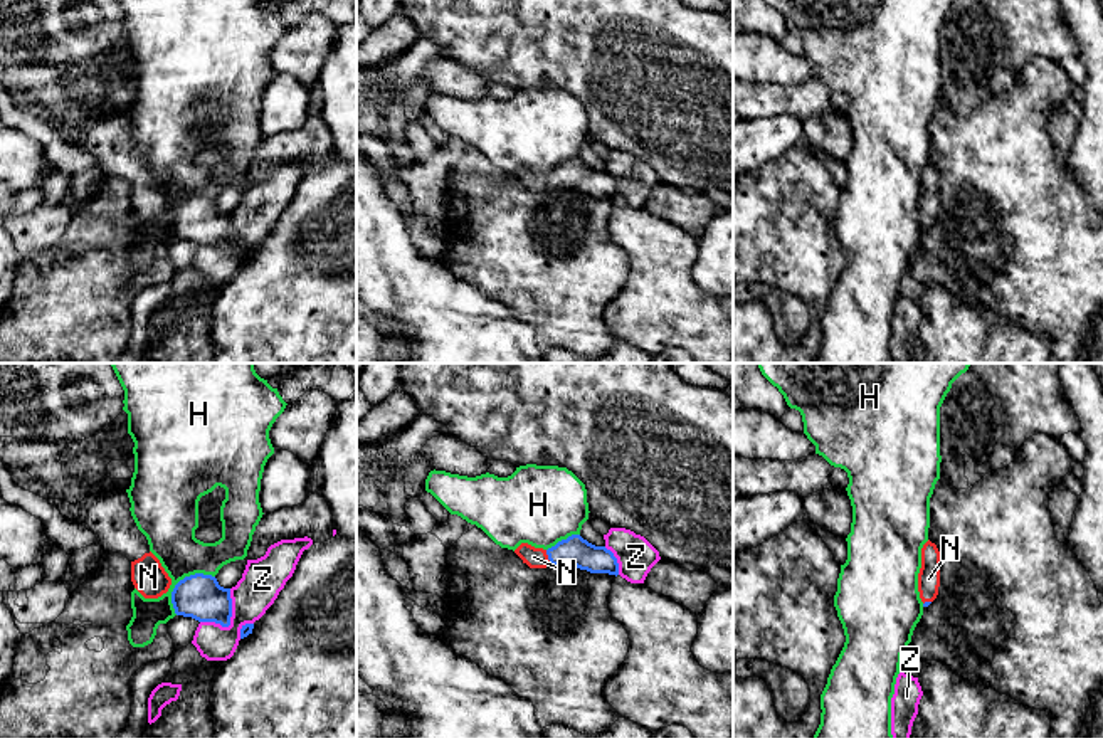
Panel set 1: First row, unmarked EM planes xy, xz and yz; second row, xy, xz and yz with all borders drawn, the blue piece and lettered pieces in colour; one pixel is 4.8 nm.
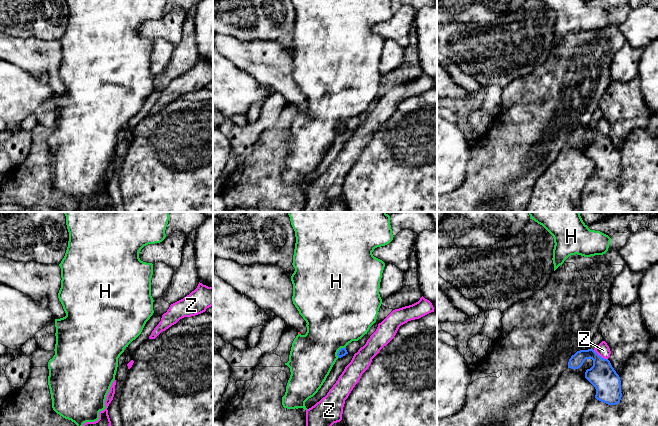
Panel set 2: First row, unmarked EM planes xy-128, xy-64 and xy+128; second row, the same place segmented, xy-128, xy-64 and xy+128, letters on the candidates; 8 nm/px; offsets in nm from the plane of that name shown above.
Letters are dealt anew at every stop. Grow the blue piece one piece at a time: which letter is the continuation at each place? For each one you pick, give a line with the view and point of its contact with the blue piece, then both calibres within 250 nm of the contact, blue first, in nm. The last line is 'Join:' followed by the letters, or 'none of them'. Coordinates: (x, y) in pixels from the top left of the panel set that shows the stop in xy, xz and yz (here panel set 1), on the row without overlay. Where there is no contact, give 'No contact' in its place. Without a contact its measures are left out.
N: Touches blue at xz (548, 180). Thickness 140 nm (blue) against 100 nm
Join: N

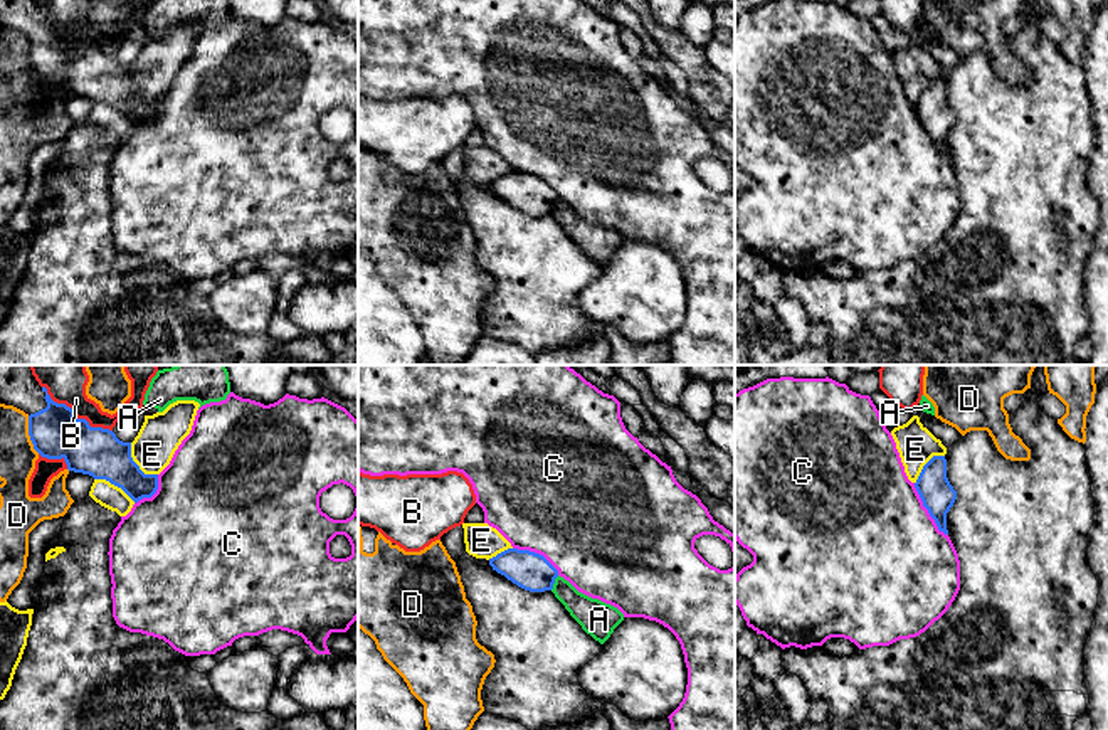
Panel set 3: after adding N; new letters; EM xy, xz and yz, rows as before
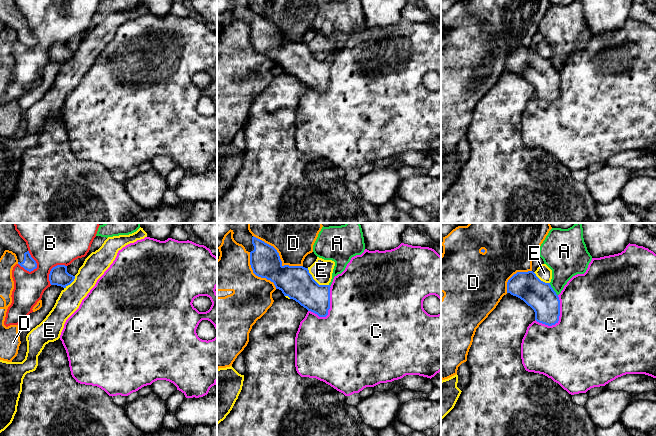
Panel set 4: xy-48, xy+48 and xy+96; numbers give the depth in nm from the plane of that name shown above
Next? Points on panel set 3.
Join: none of them

